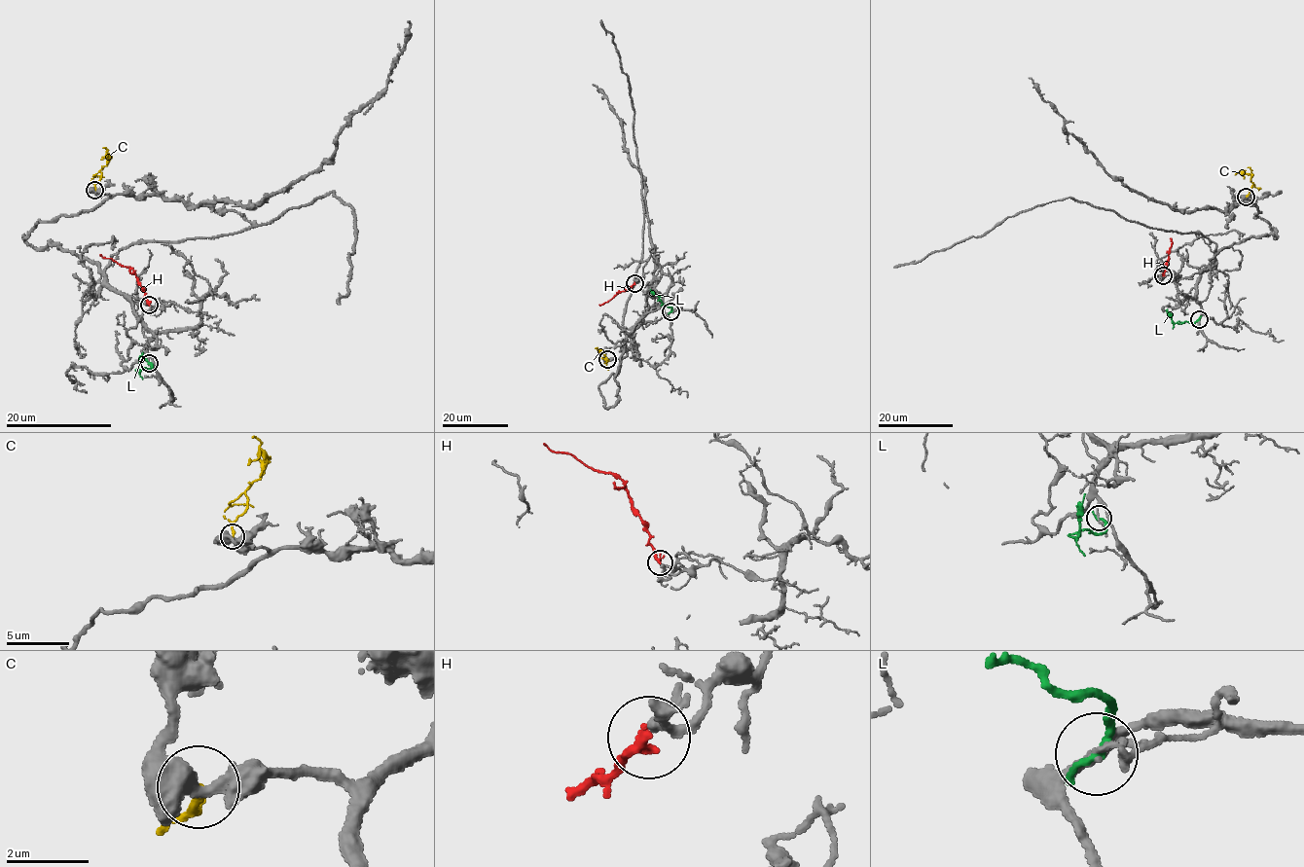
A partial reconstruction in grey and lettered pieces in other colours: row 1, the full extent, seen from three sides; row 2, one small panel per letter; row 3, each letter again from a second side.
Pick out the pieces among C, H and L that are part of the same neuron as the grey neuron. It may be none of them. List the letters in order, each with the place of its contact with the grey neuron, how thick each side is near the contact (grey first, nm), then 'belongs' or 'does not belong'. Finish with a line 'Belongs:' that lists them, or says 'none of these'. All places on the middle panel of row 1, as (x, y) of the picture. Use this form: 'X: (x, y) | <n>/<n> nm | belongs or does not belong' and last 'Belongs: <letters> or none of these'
C: (607, 359) | 440/180 nm | does not belong
H: (634, 283) | 190/240 nm | belongs
L: (670, 311) | 130/200 nm | does not belong
Belongs: H

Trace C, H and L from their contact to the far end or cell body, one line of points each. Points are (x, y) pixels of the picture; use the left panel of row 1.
C: (95, 190), (100, 169), (109, 158), (107, 154), (100, 160)
H: (149, 305), (134, 271), (99, 254)
L: (149, 362), (151, 368), (141, 368), (139, 371), (143, 352)

